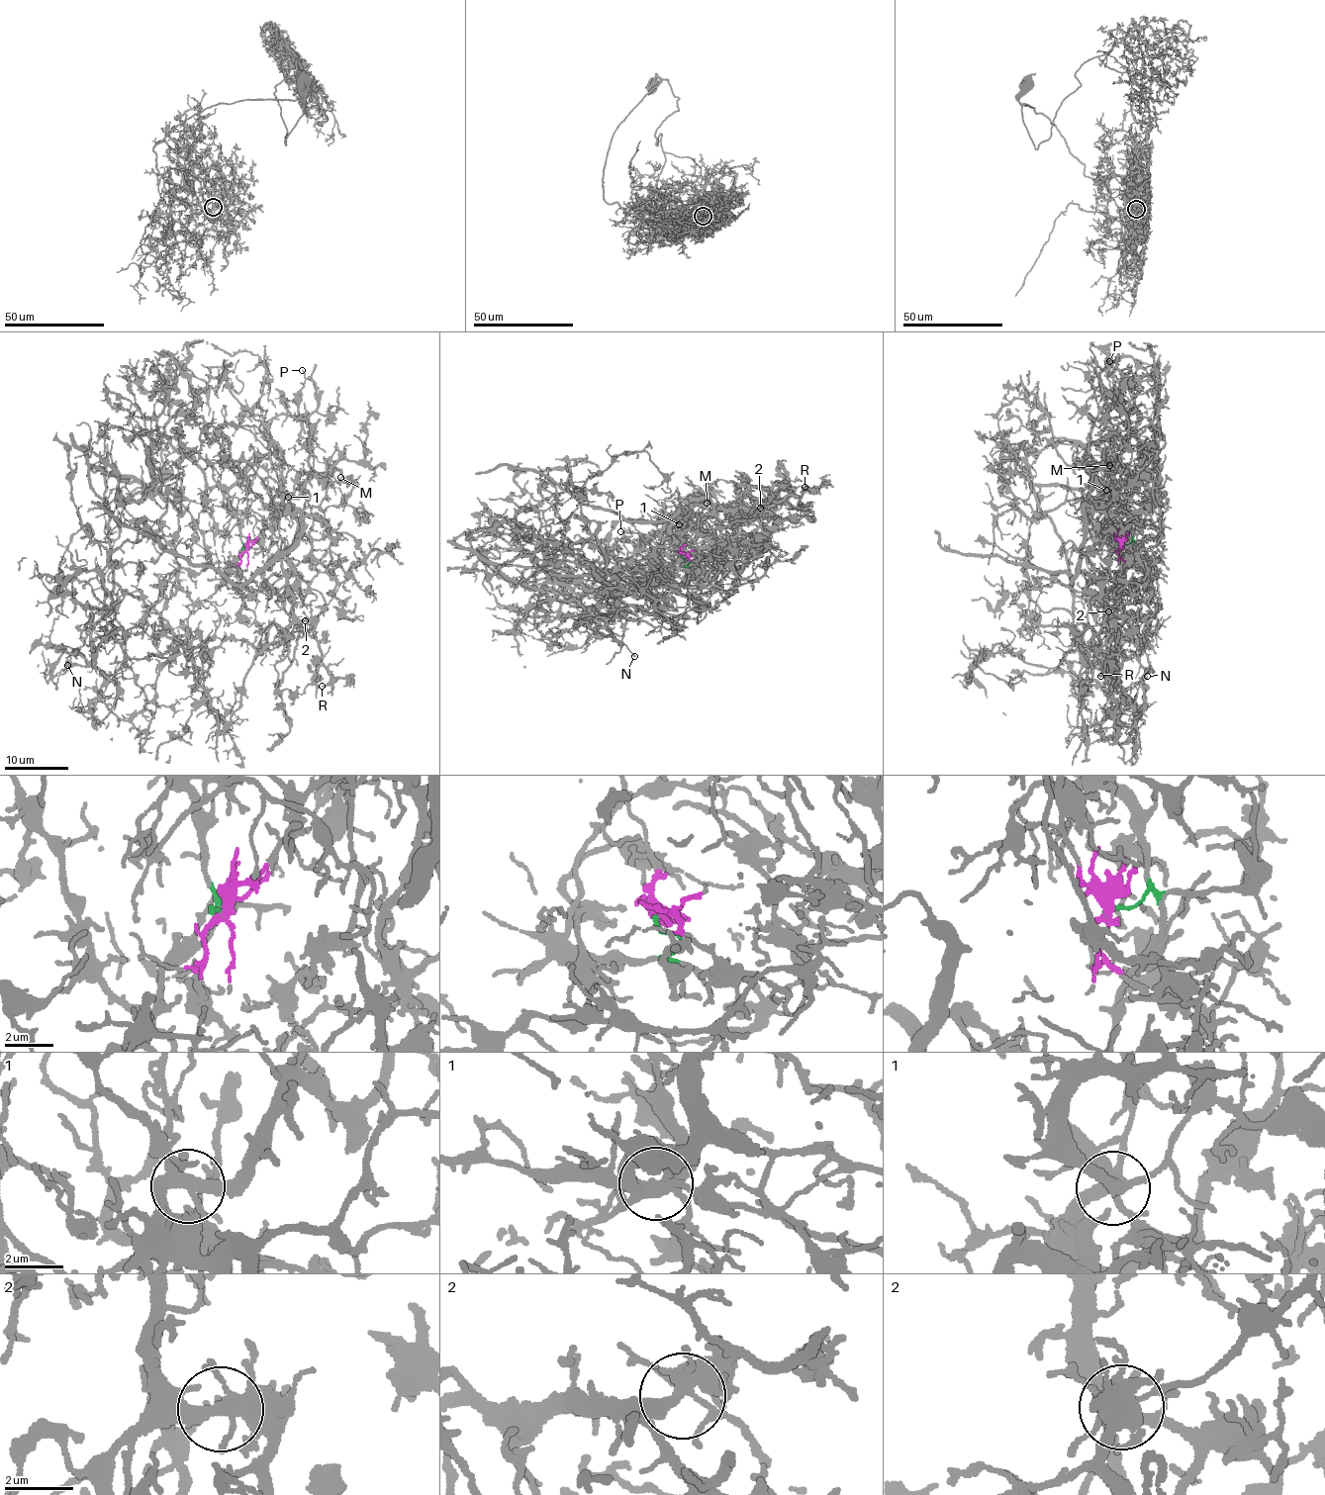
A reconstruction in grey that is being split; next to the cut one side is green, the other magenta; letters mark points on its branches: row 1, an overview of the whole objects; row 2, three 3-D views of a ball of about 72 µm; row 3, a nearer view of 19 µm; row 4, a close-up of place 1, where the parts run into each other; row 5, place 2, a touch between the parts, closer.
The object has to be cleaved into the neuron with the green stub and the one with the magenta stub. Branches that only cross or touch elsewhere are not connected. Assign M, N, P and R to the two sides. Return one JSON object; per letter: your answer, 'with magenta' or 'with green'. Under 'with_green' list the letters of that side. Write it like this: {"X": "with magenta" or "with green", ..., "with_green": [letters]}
{"M": "with magenta", "N": "with green", "P": "with magenta", "R": "with magenta", "with_green": ["N"]}

